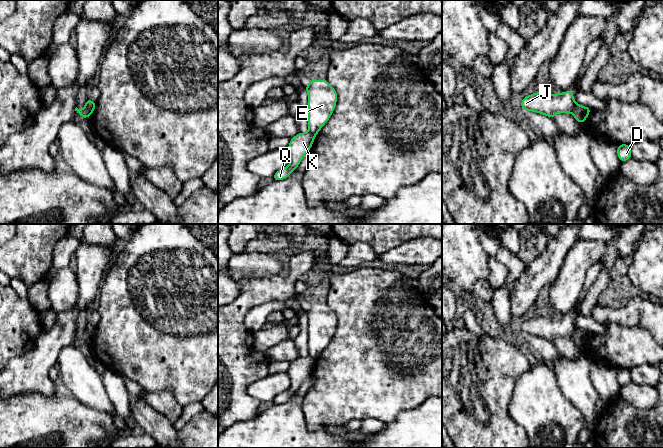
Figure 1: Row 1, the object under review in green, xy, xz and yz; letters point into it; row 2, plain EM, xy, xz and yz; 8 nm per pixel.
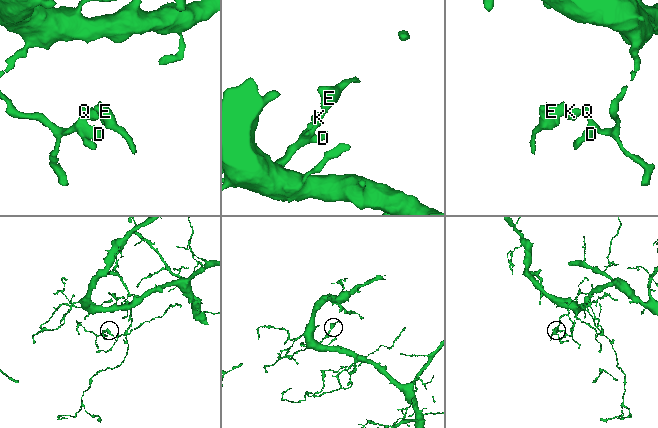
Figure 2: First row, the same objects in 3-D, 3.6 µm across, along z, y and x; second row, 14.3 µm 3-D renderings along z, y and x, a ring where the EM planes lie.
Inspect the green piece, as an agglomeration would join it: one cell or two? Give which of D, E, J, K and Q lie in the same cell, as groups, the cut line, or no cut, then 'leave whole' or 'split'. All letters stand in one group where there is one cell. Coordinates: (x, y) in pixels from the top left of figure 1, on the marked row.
groups D K Q / E J; cut xy (84, 106), (90, 114); split

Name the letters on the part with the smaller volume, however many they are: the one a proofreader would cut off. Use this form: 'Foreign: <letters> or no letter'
Foreign: E, J

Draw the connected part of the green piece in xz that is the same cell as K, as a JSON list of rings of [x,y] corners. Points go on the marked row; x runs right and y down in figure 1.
[[[299,132],[296,136],[291,138],[289,146],[287,147],[290,153],[290,164],[285,168],[278,170],[274,175],[274,181],[286,179],[292,171],[297,169],[304,155],[311,149],[314,142],[315,135],[311,132]]]

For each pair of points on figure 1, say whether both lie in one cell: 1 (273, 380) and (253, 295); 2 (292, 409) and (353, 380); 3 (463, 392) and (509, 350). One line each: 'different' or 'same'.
1: different
2: different
3: same

